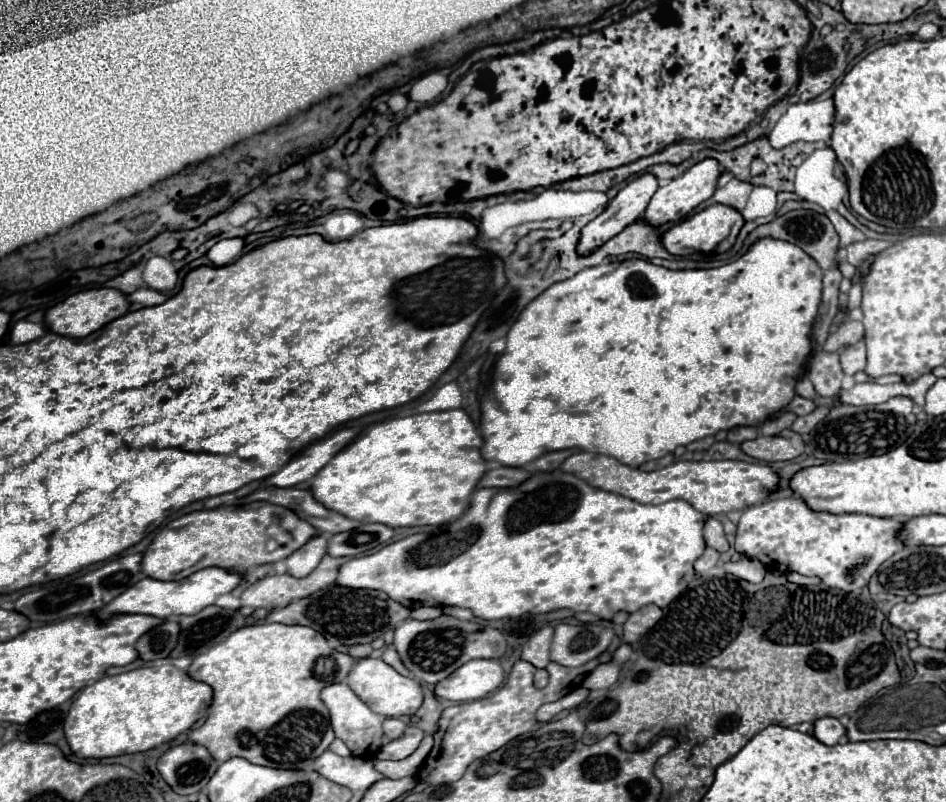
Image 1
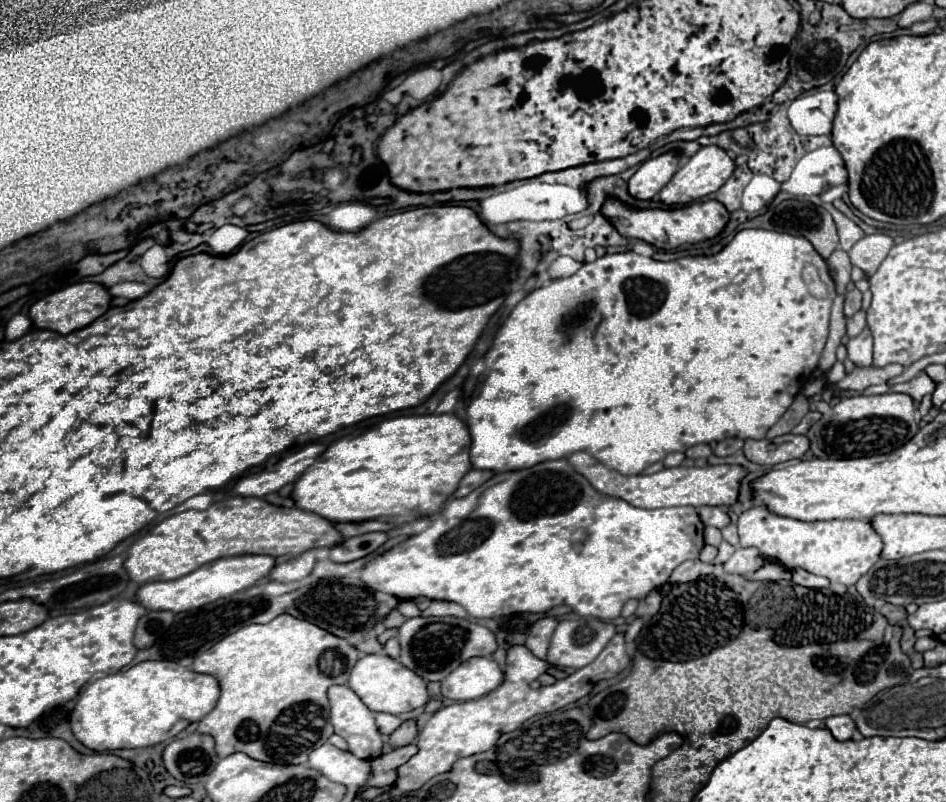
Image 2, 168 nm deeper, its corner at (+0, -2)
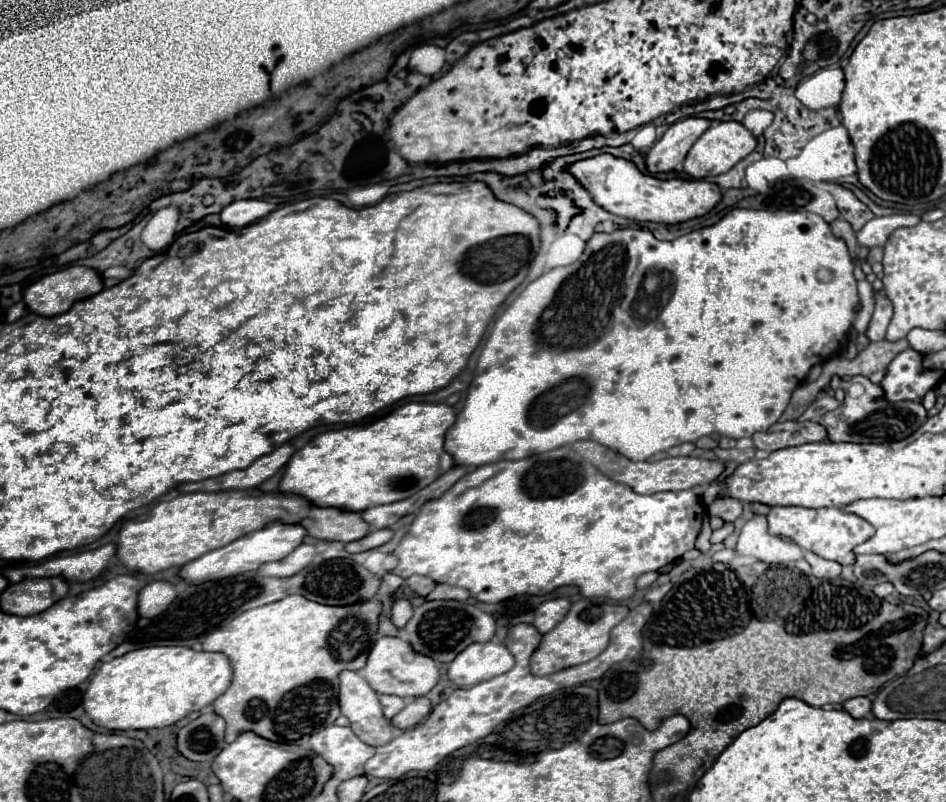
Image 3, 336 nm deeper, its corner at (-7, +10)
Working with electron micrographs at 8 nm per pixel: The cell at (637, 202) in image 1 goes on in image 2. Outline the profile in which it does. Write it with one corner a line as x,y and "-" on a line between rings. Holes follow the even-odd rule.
662,154
658,158
650,158
636,174
628,180
628,194
632,198
642,198
644,202
656,200
656,194
670,182
678,168
678,156
676,154

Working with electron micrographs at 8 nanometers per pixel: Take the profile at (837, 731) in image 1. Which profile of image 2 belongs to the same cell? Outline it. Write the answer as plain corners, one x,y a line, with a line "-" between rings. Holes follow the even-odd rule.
830,716
824,722
836,740
850,740
856,730
854,720
850,716

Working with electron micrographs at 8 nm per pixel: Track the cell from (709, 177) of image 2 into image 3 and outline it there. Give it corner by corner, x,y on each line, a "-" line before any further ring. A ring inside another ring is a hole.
735,120
717,122
711,128
707,128
705,134
693,144
693,148
689,150
689,154
683,162
683,170
691,178
717,176
717,174
723,174
723,172
731,170
741,158
751,154
755,150
755,146
757,146
757,138
741,122
735,122

